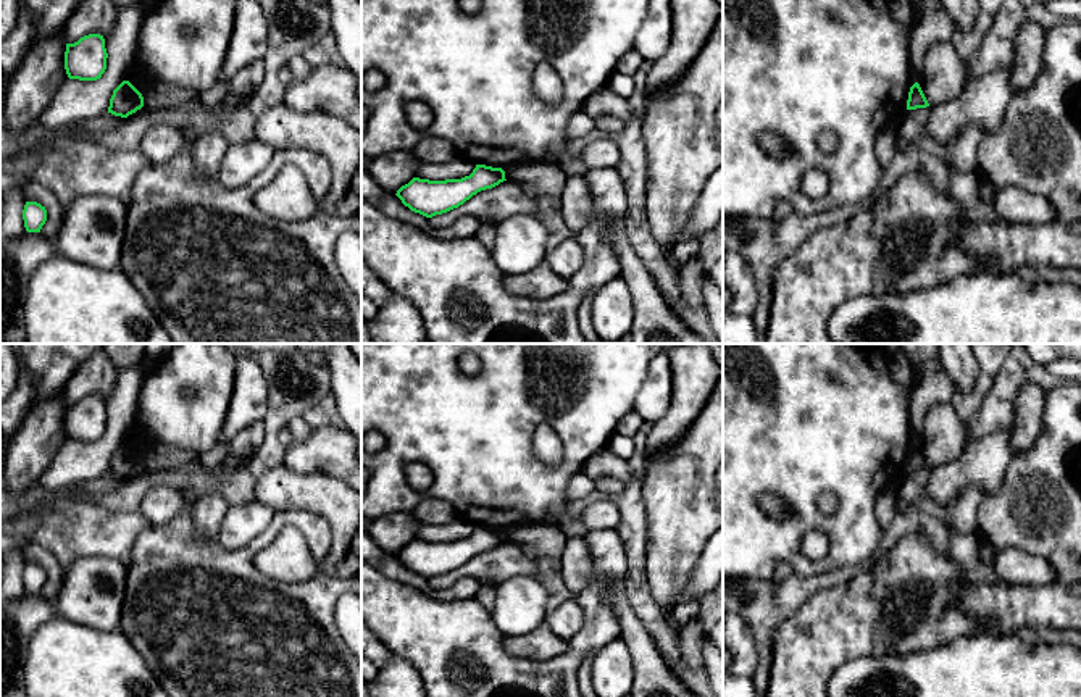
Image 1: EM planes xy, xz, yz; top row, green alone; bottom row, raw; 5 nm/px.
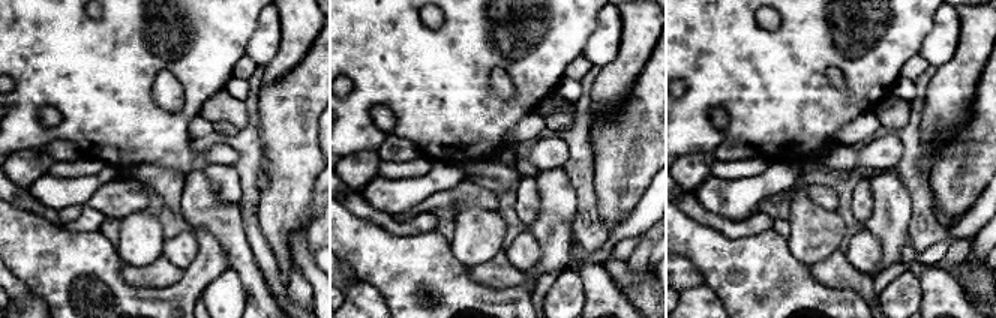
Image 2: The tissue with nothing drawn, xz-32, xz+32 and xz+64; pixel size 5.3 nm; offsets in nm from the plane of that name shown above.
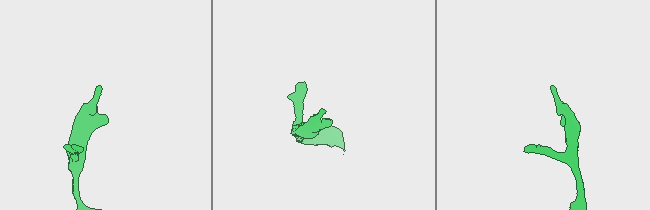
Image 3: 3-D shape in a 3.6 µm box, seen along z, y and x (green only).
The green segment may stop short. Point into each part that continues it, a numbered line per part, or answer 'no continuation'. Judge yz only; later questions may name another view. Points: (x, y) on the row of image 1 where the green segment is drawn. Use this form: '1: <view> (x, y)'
no continuation

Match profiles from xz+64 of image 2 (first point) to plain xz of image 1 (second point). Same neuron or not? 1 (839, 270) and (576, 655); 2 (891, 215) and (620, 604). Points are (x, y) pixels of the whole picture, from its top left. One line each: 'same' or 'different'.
1: different
2: different

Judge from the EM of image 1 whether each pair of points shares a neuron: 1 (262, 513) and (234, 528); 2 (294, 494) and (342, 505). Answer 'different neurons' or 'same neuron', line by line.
1: same neuron
2: same neuron

